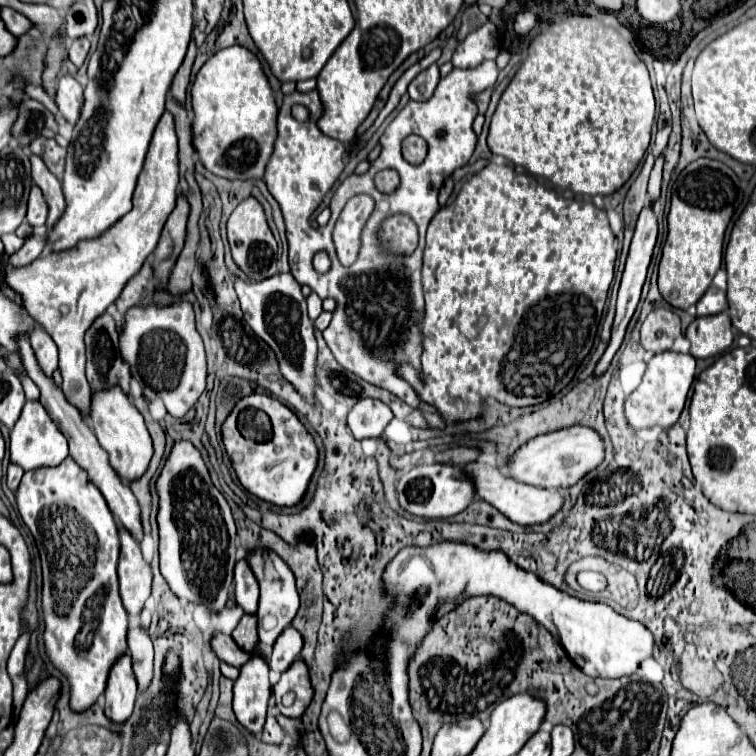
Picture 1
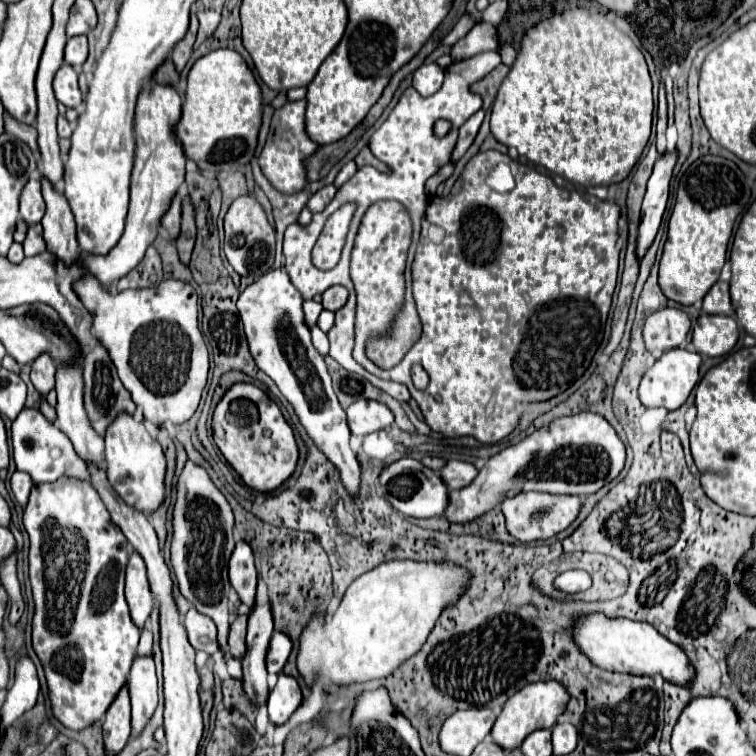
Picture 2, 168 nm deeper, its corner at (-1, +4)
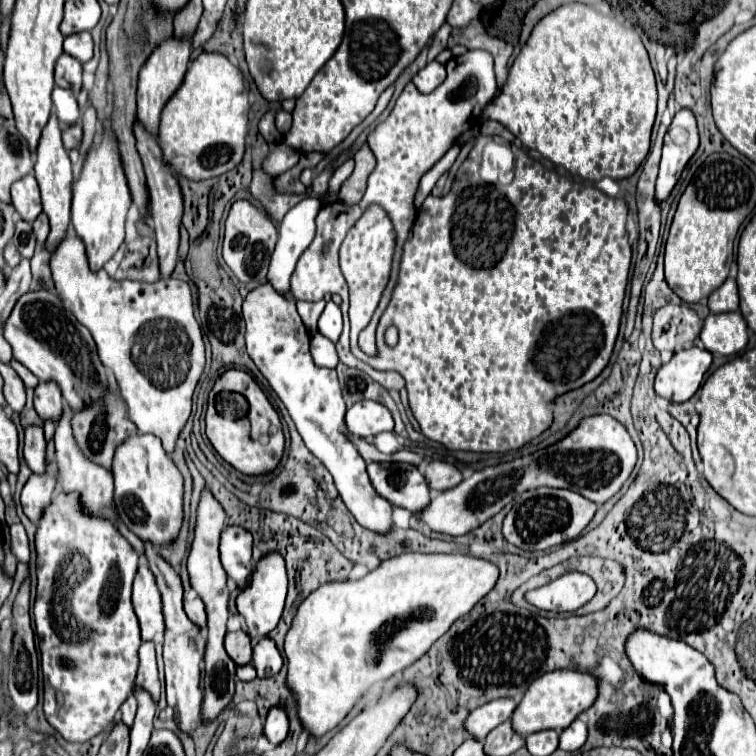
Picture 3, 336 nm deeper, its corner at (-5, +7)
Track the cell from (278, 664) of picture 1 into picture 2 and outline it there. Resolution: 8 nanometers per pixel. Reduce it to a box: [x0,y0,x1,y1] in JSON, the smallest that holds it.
[268,632,292,676]

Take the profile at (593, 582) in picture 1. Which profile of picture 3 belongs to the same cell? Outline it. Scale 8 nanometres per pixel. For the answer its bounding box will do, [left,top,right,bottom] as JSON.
[524,571,596,613]

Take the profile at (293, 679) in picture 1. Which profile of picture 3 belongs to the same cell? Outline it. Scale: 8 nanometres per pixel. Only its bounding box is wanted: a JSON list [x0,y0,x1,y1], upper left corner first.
[264,707,288,745]

